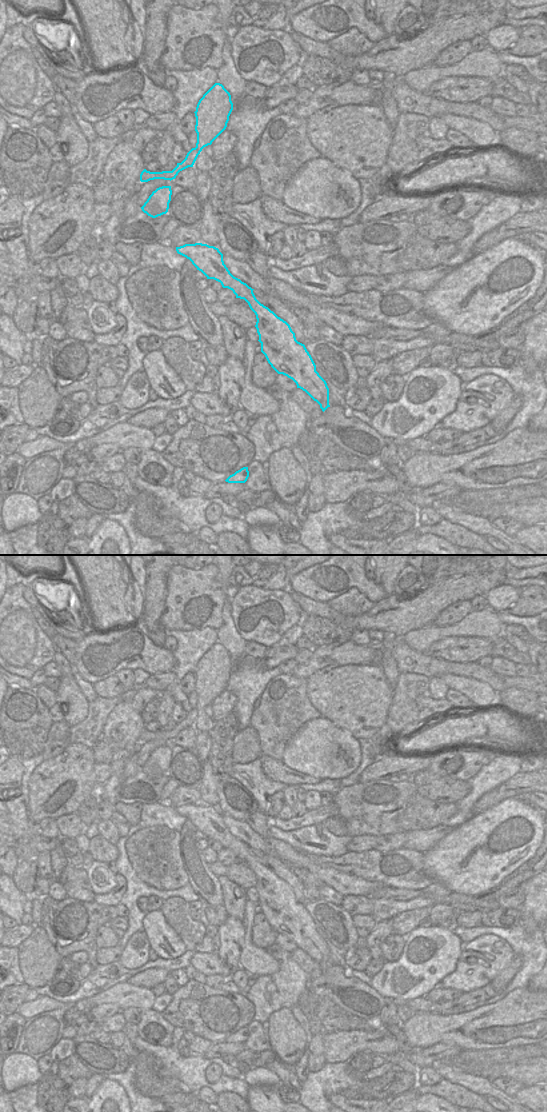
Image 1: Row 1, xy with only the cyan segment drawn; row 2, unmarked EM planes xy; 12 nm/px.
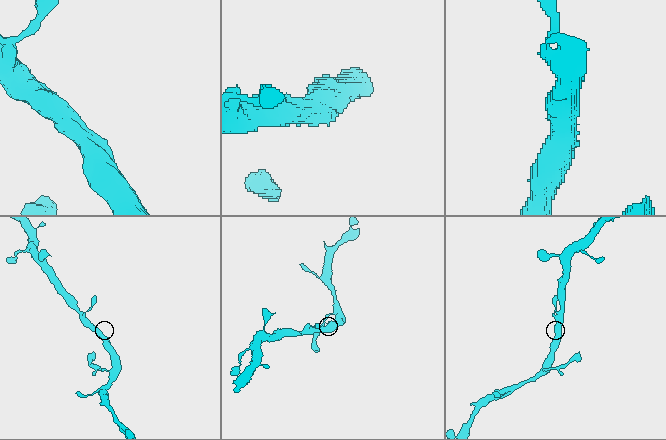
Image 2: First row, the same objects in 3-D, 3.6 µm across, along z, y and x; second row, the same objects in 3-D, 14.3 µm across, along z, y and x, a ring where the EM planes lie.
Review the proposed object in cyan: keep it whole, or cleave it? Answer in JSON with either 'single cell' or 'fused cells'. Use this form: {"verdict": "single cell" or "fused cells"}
{"verdict": "single cell"}

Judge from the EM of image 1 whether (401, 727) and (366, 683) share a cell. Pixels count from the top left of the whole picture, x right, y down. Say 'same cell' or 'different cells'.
different cells

